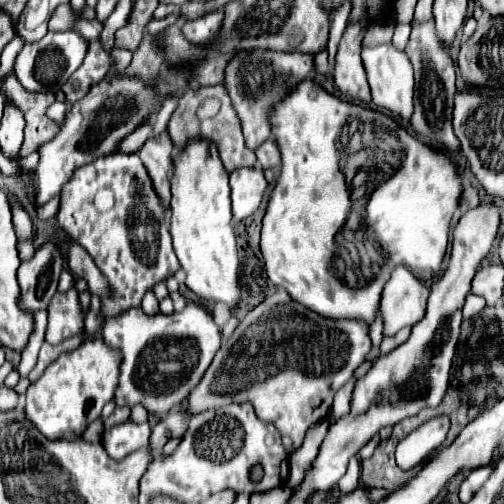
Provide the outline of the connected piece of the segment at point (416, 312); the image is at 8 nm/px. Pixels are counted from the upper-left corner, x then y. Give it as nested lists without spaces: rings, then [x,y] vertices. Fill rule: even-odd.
[[[396,266],[384,286],[378,314],[384,320],[384,336],[394,336],[404,326],[414,326],[426,312],[428,288],[406,268]]]

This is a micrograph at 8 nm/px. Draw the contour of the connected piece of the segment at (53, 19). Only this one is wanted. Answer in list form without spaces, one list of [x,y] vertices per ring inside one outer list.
[[[60,4],[54,14],[50,16],[50,24],[48,30],[52,32],[60,32],[60,30],[74,30],[74,14],[70,10],[68,4]]]

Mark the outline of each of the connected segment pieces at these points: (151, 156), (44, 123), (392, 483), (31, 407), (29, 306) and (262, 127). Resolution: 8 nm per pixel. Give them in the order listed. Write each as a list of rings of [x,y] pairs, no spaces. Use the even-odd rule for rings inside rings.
[[[166,130],[158,136],[150,136],[144,142],[144,146],[138,150],[138,156],[146,164],[146,170],[164,206],[168,206],[170,202],[170,182],[168,180],[170,180],[170,170],[172,170],[172,150],[174,150],[174,144],[170,142],[170,136]]]
[[[6,82],[4,88],[8,90],[8,94],[28,94],[28,120],[25,120],[22,144],[22,156],[28,156],[58,134],[58,124],[46,116],[46,108],[54,102],[54,94],[28,92],[18,82]]]
[[[418,416],[414,420],[406,418],[394,426],[394,434],[388,440],[380,440],[374,456],[362,462],[362,476],[360,476],[362,486],[396,490],[396,488],[404,488],[410,482],[412,472],[404,472],[396,466],[394,450],[398,440],[416,426],[418,426]]]
[[[100,336],[86,338],[76,350],[60,354],[44,376],[28,386],[26,392],[26,416],[36,428],[50,440],[76,438],[86,430],[90,422],[100,418],[106,402],[114,398],[118,386],[118,352],[106,348]]]
[[[50,240],[36,254],[20,264],[18,268],[18,284],[22,288],[18,304],[26,308],[26,312],[46,310],[52,296],[56,294],[58,276],[64,270],[64,250]]]
[[[250,50],[240,52],[240,56],[234,56],[234,60],[226,68],[226,88],[242,122],[246,146],[250,150],[256,150],[264,140],[270,138],[268,112],[272,110],[272,106],[278,104],[298,82],[308,76],[314,76],[312,54]]]

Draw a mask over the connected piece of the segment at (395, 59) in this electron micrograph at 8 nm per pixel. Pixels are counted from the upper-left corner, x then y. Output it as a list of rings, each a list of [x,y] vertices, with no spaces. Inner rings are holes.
[[[378,44],[378,46],[364,46],[362,48],[362,62],[368,76],[372,104],[398,120],[408,122],[412,116],[412,94],[414,94],[414,76],[410,68],[410,60],[404,52],[394,48],[394,44]]]

